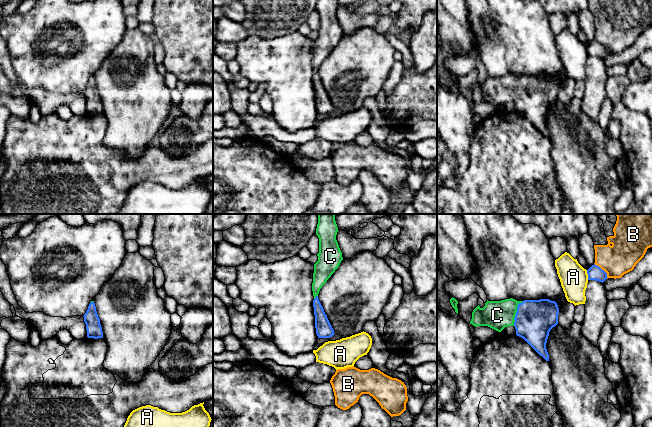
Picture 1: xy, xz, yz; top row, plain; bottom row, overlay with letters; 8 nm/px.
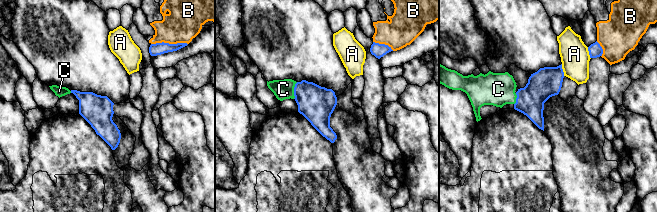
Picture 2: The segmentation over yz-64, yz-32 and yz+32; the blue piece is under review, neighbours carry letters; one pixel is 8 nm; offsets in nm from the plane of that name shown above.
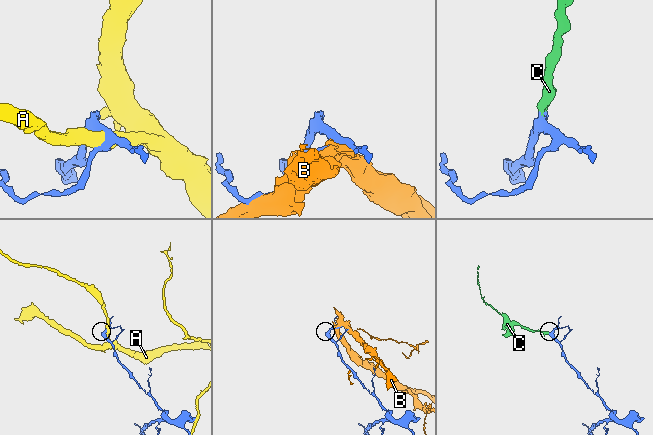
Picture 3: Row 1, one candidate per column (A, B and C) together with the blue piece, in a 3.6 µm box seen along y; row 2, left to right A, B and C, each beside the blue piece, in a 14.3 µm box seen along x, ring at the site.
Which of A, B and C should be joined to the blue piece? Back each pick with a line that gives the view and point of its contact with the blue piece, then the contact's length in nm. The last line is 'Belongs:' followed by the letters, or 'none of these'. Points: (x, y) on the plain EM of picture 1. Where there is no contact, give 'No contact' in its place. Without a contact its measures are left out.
C: Touches blue at yz (516, 88). Shared border 220 nm
Belongs: C

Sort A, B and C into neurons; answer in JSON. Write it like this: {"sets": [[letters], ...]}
{"sets": [["A"], ["B"], ["C"]]}

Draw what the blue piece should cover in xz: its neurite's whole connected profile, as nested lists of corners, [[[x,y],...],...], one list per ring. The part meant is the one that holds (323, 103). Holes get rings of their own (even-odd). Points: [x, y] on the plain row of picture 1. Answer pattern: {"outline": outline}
{"outline": [[[317,0],[316,11],[319,14],[318,37],[313,49],[313,83],[315,104],[318,114],[330,114],[335,109],[318,75],[322,62],[327,58],[343,36],[342,28],[336,16],[337,0]]]}

